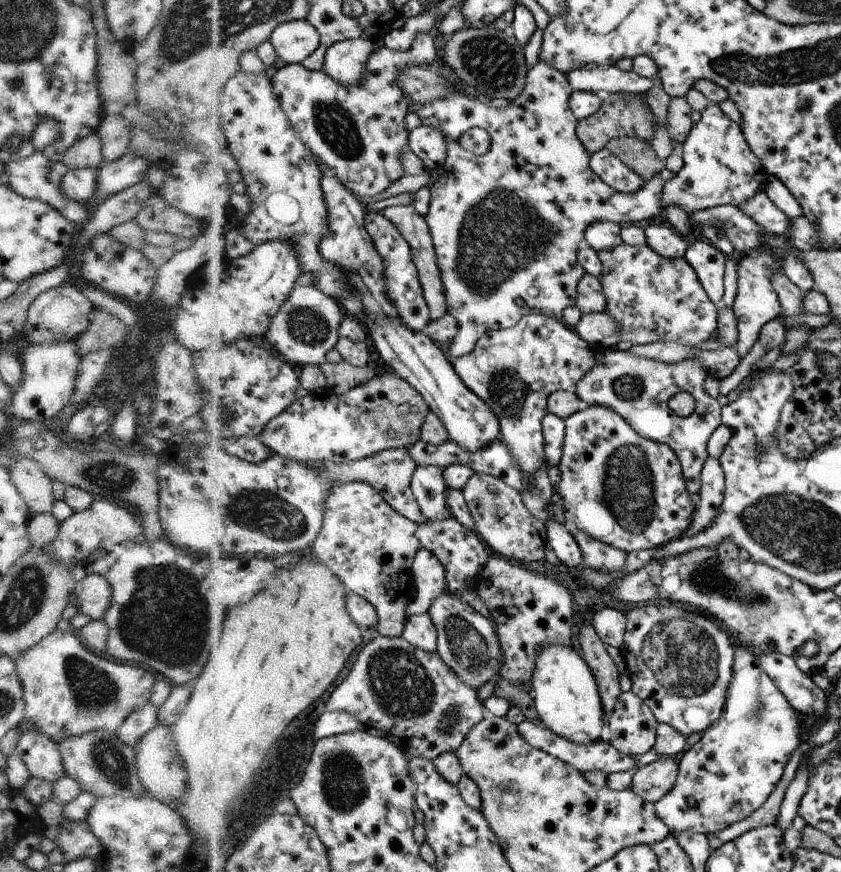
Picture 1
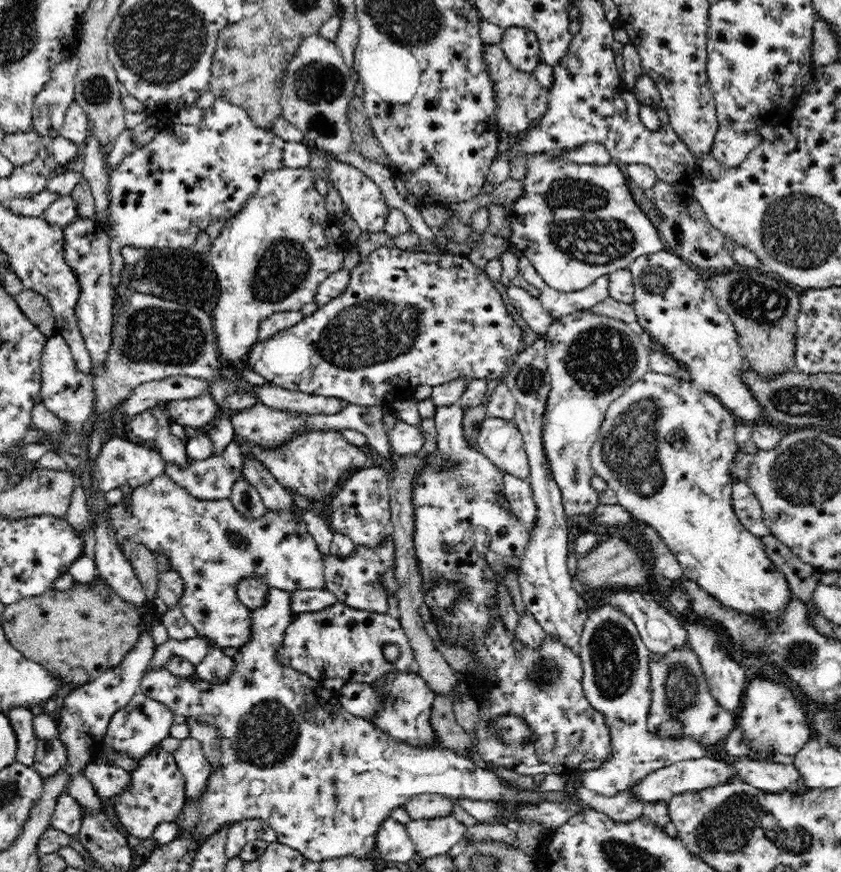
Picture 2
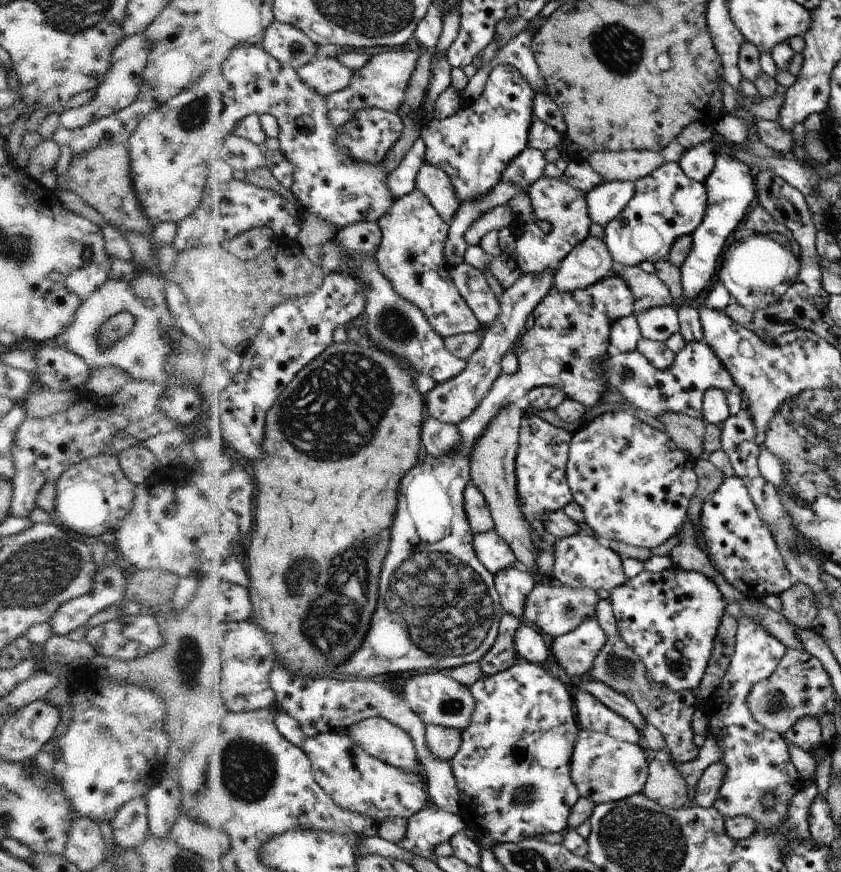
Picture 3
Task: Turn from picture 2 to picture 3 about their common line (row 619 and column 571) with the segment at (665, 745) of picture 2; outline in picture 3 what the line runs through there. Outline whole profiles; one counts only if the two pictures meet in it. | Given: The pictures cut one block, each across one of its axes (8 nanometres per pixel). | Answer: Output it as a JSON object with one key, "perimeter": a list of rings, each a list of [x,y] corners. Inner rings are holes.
{"perimeter":[[[537,580],[534,590],[526,600],[524,618],[525,622],[538,626],[542,633],[556,638],[574,631],[586,618],[593,617],[599,602],[600,598],[593,589],[544,586]]]}

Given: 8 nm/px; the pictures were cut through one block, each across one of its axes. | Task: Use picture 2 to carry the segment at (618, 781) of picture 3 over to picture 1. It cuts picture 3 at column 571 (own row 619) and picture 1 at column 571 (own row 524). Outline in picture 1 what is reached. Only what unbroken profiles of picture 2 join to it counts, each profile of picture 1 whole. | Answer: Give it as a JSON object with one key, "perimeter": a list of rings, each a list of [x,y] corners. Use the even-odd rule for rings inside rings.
{"perimeter":[[[551,643],[539,650],[530,684],[537,715],[544,727],[577,745],[600,740],[606,712],[593,671],[570,644]]]}

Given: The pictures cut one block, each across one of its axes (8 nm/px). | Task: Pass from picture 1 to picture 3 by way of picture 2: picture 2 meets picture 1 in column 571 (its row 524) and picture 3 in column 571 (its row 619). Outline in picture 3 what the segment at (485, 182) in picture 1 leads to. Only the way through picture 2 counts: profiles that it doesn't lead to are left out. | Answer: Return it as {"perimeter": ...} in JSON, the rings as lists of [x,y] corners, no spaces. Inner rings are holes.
{"perimeter":[[[545,175],[527,188],[530,204],[536,220],[548,222],[550,230],[544,232],[538,224],[522,224],[521,231],[514,242],[513,256],[517,268],[524,273],[544,273],[552,269],[553,273],[579,244],[585,241],[590,228],[588,194],[570,186],[562,178],[549,178]]]}

